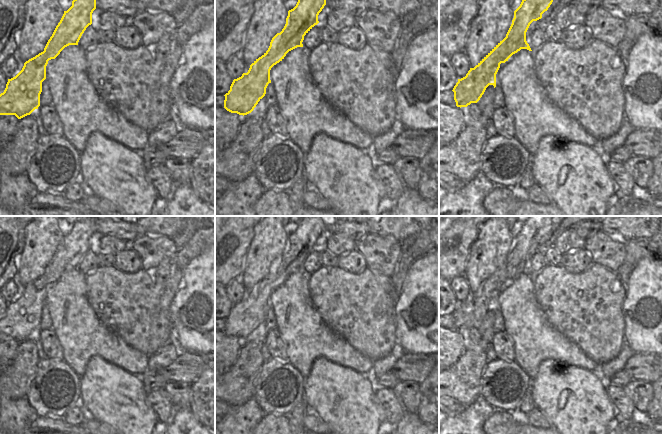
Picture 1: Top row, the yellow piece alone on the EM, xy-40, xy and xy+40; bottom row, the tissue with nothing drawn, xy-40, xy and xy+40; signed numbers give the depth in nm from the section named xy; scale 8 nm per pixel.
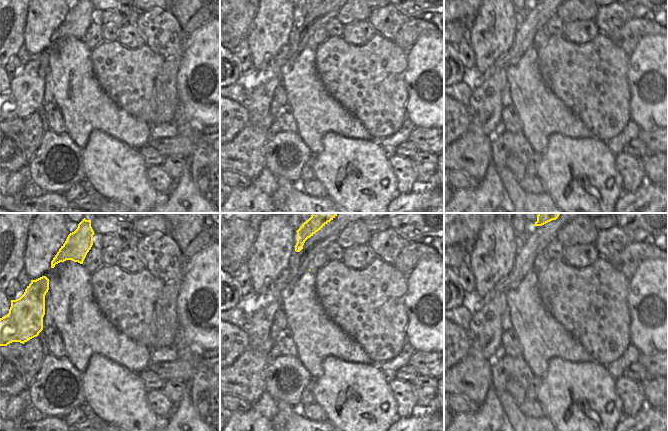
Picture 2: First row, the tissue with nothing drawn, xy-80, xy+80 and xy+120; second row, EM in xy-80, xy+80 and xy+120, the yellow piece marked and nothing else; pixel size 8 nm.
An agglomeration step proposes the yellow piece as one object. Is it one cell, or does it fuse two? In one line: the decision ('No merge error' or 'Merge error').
No merge error.

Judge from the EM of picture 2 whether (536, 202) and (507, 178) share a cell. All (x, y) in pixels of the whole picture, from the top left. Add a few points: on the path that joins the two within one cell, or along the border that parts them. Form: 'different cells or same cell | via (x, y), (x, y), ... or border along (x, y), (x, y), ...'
same cell | via (528, 202), (511, 186)

